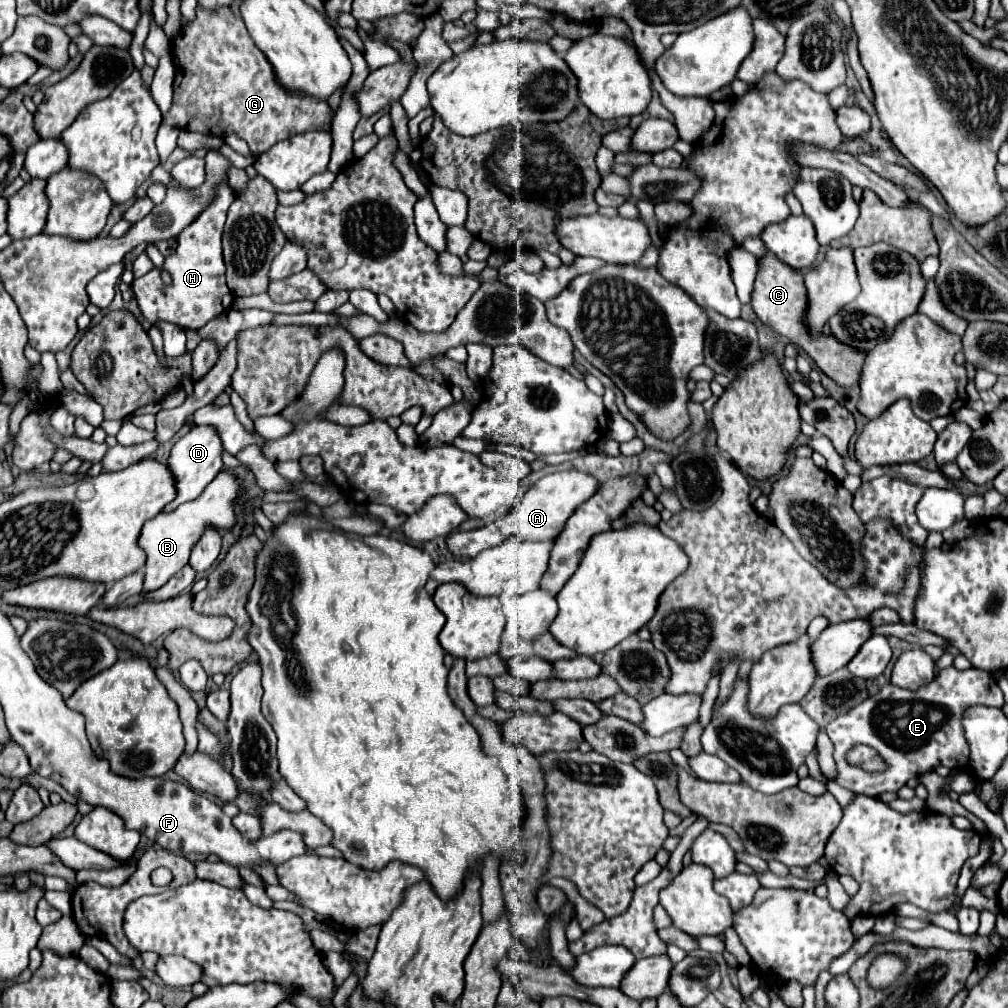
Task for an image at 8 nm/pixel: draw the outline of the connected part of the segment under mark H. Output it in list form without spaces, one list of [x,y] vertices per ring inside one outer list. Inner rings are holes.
[[[228,181],[220,183],[216,187],[214,201],[208,205],[208,209],[198,215],[198,219],[188,225],[178,235],[178,247],[176,251],[166,257],[166,263],[162,269],[166,269],[172,275],[172,285],[166,287],[160,279],[160,269],[154,267],[150,273],[134,279],[132,287],[136,293],[138,307],[142,309],[144,317],[150,323],[156,321],[170,321],[180,327],[200,329],[220,313],[228,311],[232,307],[234,295],[230,295],[230,289],[226,285],[224,277],[224,259],[222,259],[222,229],[226,221],[226,211],[234,201],[234,191],[230,189]]]

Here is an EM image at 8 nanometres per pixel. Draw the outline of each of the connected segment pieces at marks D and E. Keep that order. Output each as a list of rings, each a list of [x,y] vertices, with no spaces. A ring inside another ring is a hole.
[[[198,425],[194,429],[190,429],[170,451],[170,457],[168,457],[168,469],[174,477],[174,487],[176,487],[176,499],[170,501],[162,511],[170,513],[174,511],[178,505],[182,505],[184,501],[190,501],[190,499],[196,499],[204,487],[220,473],[222,469],[222,441],[220,437],[216,435],[214,429],[210,427],[204,427],[204,425]]]
[[[954,667],[942,669],[936,673],[932,683],[918,691],[908,691],[888,683],[888,687],[882,687],[876,695],[860,703],[860,707],[840,715],[826,727],[826,733],[834,743],[838,785],[868,797],[878,797],[884,791],[898,791],[908,779],[934,771],[940,765],[948,769],[964,769],[968,765],[970,747],[964,737],[962,719],[974,705],[1004,705],[1002,691],[992,675],[974,667],[966,671],[958,671]],[[856,745],[876,749],[880,759],[886,763],[886,771],[864,771],[862,767],[850,767],[846,755]]]

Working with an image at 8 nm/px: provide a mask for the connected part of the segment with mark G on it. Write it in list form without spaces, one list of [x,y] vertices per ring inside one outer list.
[[[196,9],[196,19],[184,25],[174,39],[172,59],[176,65],[174,105],[166,123],[186,131],[228,137],[236,135],[250,145],[254,155],[268,151],[274,143],[294,133],[324,131],[334,119],[328,103],[308,103],[308,99],[288,99],[272,83],[272,67],[254,47],[244,21],[232,9],[206,13]]]

